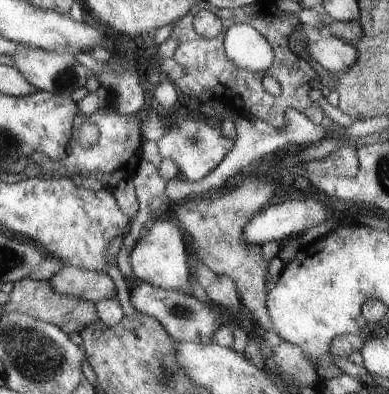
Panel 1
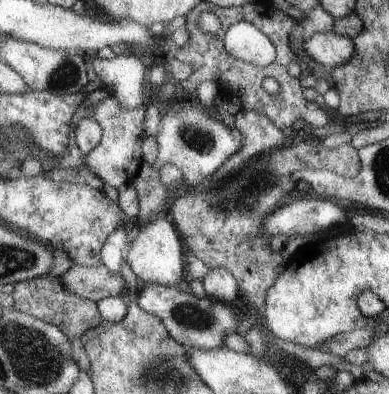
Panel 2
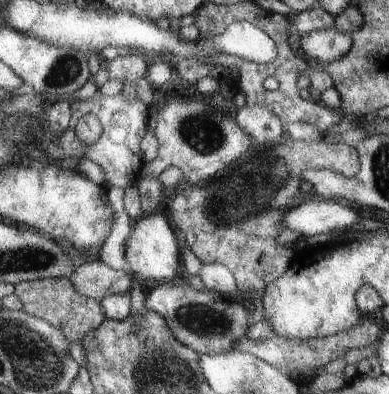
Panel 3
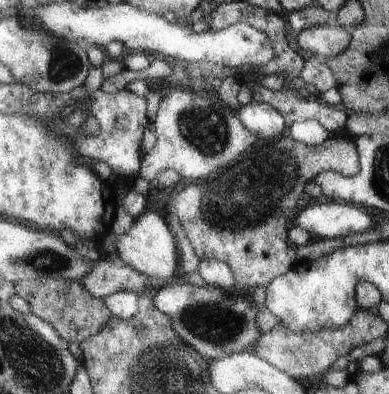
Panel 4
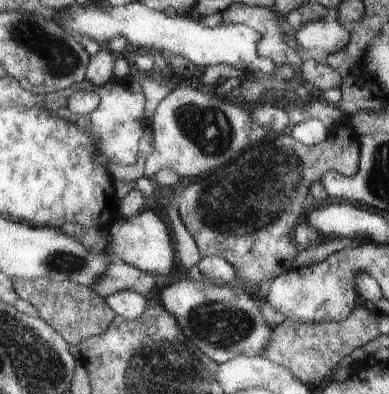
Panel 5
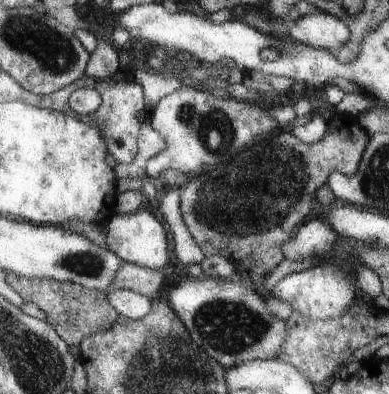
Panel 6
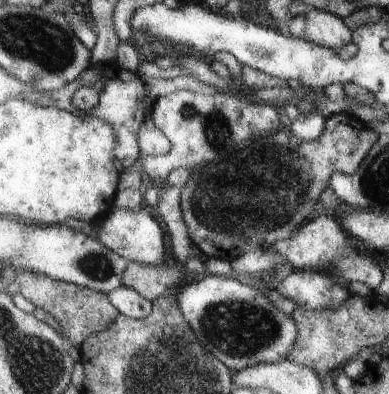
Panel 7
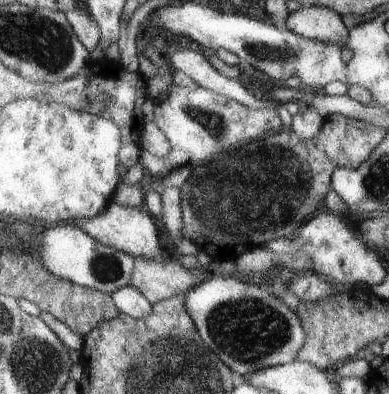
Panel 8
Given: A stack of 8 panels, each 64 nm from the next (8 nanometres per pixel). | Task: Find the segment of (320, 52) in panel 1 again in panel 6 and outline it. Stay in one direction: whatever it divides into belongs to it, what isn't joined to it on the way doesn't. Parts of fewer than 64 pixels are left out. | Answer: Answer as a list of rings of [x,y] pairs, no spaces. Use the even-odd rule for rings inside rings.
[[[317,10],[289,24],[293,24],[289,28],[289,36],[293,42],[307,44],[319,50],[327,50],[333,56],[337,56],[337,52],[349,42],[349,28],[345,20],[333,14],[325,14]]]

